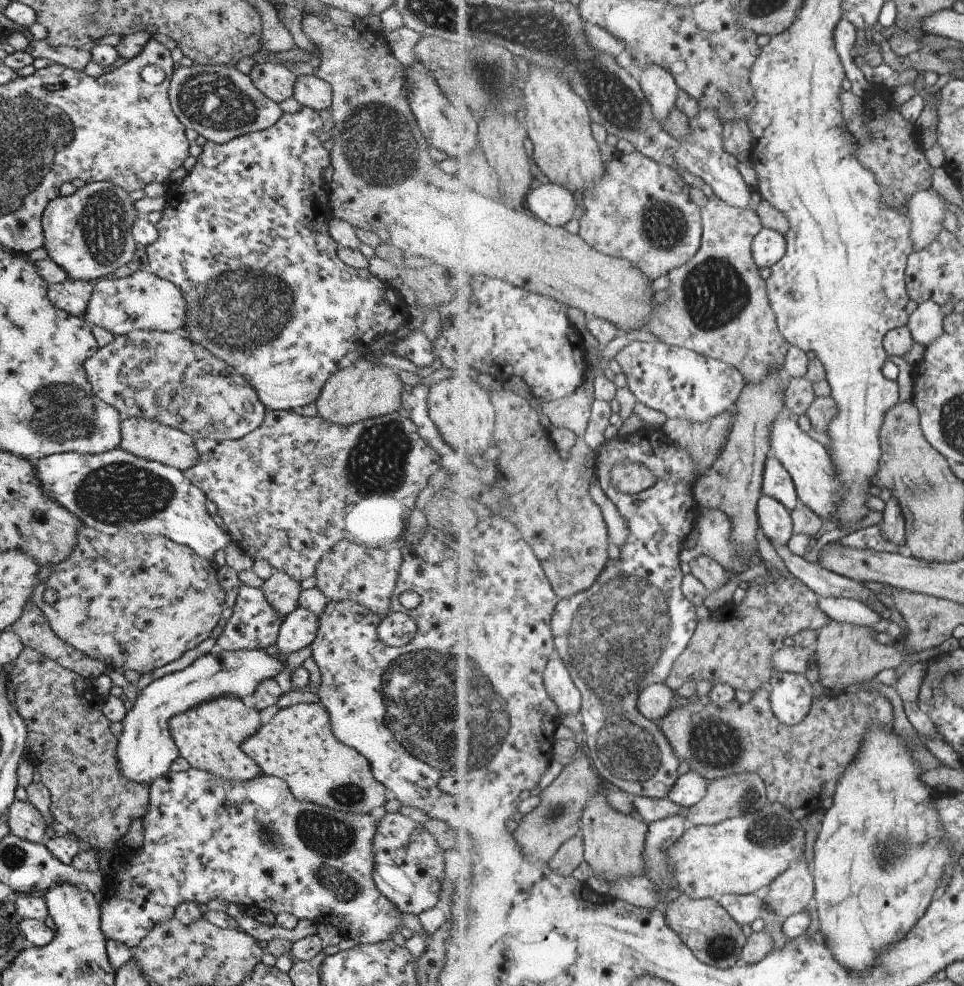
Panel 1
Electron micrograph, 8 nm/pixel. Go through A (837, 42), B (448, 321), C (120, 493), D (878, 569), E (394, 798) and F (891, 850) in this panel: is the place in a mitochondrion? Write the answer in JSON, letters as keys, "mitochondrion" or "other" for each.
{"A":"other","B":"other","C":"mitochondrion","D":"other","E":"other","F":"mitochondrion"}

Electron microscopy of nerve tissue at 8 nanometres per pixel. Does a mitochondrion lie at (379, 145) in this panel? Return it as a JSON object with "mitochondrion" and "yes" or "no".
{"mitochondrion":"yes"}

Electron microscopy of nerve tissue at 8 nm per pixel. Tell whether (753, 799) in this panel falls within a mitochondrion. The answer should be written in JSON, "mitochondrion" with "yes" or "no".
{"mitochondrion":"yes"}

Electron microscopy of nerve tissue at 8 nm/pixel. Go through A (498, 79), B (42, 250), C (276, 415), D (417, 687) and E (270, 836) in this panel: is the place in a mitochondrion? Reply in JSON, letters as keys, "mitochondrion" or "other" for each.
{"A":"mitochondrion","B":"other","C":"other","D":"mitochondrion","E":"mitochondrion"}

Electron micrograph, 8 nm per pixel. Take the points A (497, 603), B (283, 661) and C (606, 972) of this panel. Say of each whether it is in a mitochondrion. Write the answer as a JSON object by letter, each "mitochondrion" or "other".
{"A":"other","B":"other","C":"other"}

